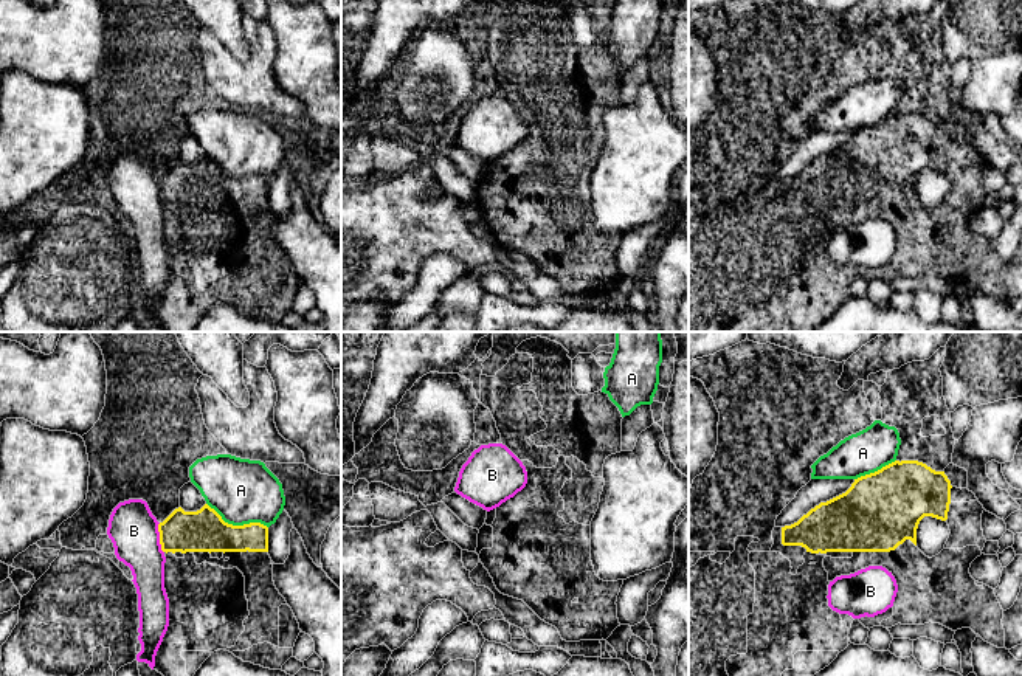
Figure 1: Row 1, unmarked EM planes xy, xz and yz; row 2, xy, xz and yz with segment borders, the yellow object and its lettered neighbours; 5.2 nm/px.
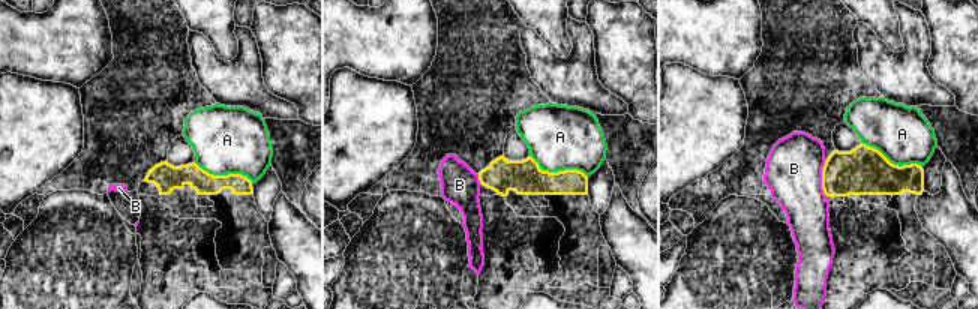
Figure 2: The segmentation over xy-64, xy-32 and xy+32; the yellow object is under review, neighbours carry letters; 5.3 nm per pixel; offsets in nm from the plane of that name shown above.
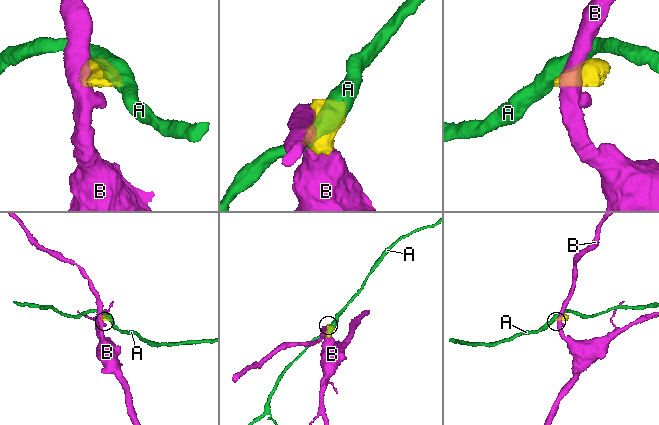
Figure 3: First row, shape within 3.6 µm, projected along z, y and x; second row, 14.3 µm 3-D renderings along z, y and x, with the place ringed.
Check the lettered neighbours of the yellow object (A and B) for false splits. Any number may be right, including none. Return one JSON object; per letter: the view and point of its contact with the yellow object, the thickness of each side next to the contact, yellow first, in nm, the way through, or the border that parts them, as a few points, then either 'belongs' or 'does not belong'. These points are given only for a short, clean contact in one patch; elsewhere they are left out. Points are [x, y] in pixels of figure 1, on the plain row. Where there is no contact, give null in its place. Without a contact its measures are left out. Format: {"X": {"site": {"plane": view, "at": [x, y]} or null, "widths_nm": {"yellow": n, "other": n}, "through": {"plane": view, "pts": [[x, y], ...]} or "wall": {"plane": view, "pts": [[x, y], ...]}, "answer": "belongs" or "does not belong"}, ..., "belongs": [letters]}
{"A": {"site": {"plane": "xy", "at": [238, 179]}, "widths_nm": {"yellow": 220, "other": 340}, "answer": "does not belong"}, "B": {"site": {"plane": "xy", "at": [160, 191]}, "widths_nm": {"yellow": 220, "other": 260}, "wall": {"plane": "xy", "pts": [[158, 175], [158, 196], [163, 205]]}, "answer": "does not belong"}, "belongs": []}

